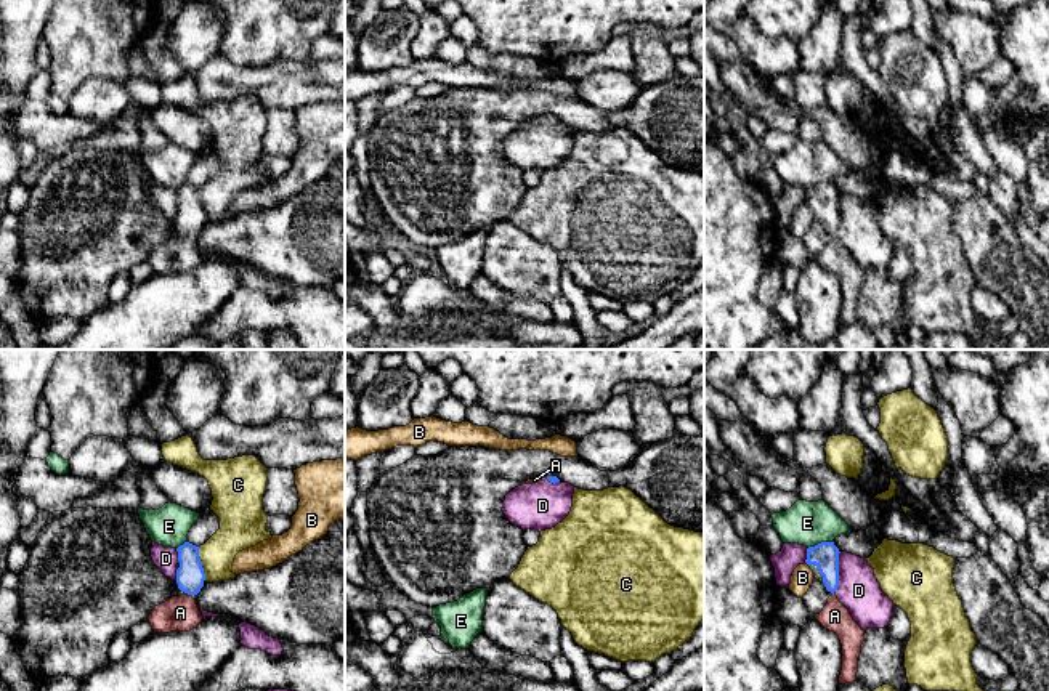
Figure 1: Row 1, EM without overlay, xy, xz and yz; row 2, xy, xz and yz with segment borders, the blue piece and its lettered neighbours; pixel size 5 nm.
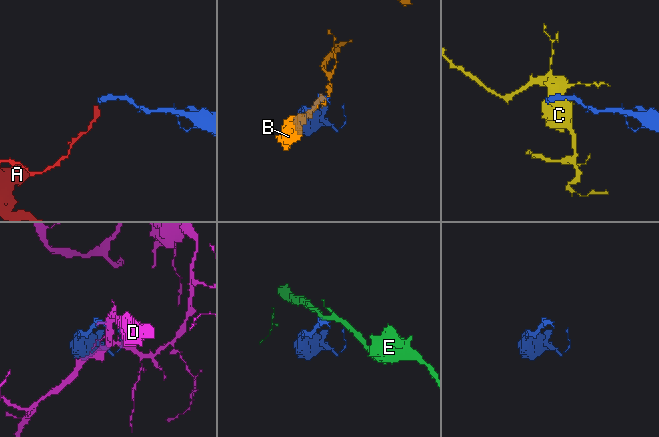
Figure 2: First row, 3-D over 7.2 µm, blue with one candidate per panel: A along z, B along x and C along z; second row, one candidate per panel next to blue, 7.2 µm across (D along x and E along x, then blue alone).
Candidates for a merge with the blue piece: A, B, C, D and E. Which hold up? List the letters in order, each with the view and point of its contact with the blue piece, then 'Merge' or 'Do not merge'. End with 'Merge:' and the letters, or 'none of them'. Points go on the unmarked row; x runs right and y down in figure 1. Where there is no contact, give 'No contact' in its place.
A: Touches blue at xy (188, 234). Merge
B: Touches blue at yz (807, 204). Do not merge
C: Touches blue at xy (201, 204). Do not merge
D: Touches blue at yz (838, 214). Do not merge
E: Touches blue at yz (820, 185). Do not merge
Merge: A

